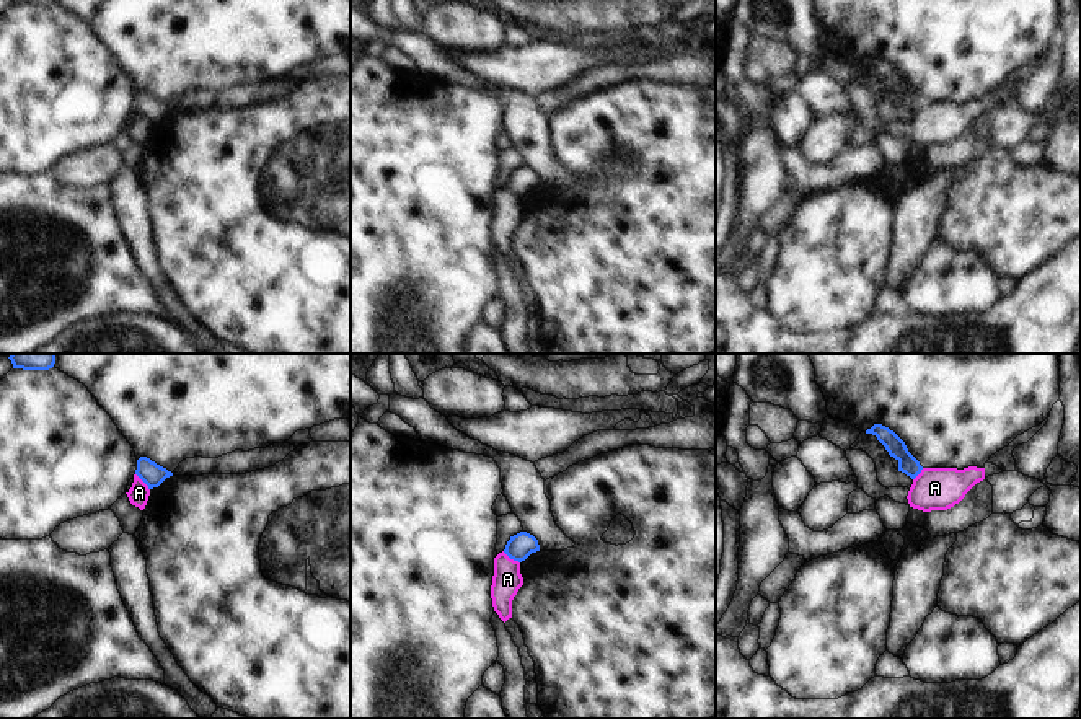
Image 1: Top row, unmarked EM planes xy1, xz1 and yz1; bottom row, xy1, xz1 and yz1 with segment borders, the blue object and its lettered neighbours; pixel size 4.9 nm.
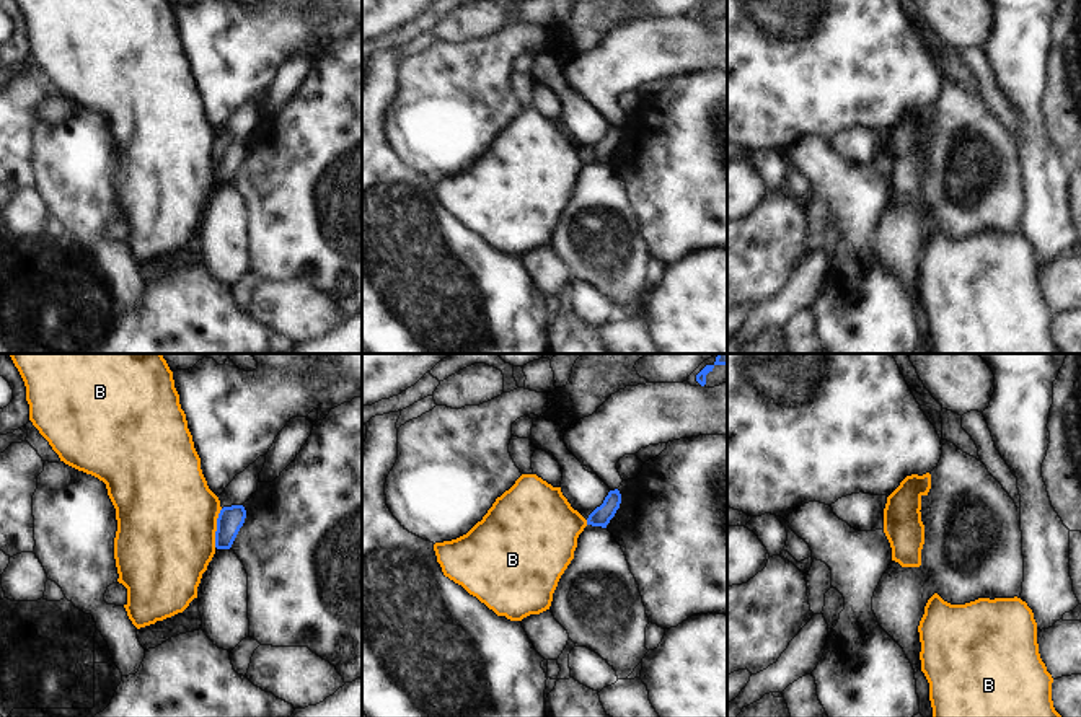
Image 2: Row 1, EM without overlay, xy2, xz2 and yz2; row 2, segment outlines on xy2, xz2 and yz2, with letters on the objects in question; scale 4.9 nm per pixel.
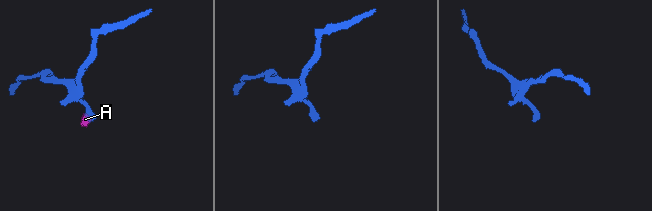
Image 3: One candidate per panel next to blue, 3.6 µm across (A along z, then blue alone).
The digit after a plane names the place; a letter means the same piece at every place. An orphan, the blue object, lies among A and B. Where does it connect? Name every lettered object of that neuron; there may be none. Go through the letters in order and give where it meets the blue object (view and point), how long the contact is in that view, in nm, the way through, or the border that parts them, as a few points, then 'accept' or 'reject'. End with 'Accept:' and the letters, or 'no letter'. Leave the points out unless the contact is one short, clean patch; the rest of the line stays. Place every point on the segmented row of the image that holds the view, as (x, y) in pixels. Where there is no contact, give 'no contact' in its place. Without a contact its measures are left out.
A: meets blue in xz1 at (511, 558); contact 110 nm long; border along xz1 (502, 551), (519, 563); reject
B: meets blue in xy2 at (217, 528); contact 200 nm long; runs through xy2 (230, 519), (217, 528), (193, 523), (167, 523); accept
Accept: B

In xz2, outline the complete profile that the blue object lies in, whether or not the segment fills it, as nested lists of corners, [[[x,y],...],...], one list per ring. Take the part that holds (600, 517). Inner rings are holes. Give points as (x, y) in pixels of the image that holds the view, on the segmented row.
[[[522,474],[466,534],[434,544],[437,562],[445,577],[497,616],[522,621],[549,609],[558,582],[574,559],[579,534],[587,525],[607,528],[620,504],[620,490],[610,490],[585,520],[571,507],[561,487],[553,487],[536,474]]]

